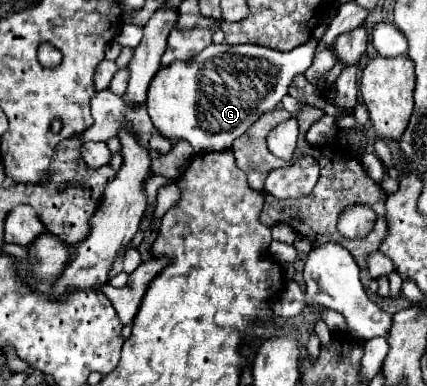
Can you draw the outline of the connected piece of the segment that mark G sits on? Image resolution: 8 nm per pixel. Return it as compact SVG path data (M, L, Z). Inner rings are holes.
M310 39L284 53L260 45L212 43L190 61L174 61L162 67L150 83L146 107L152 123L166 139L186 139L196 153L226 151L260 115L276 109L292 79L312 65L316 45ZM254 83L260 87L256 89Z

